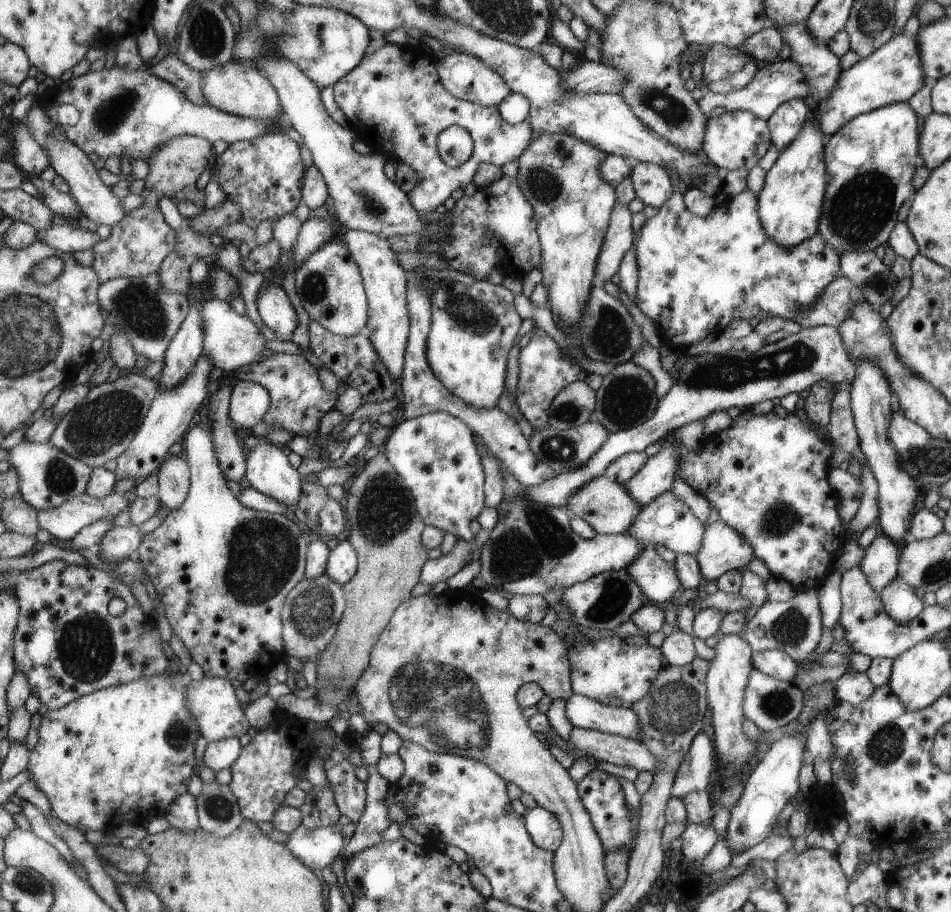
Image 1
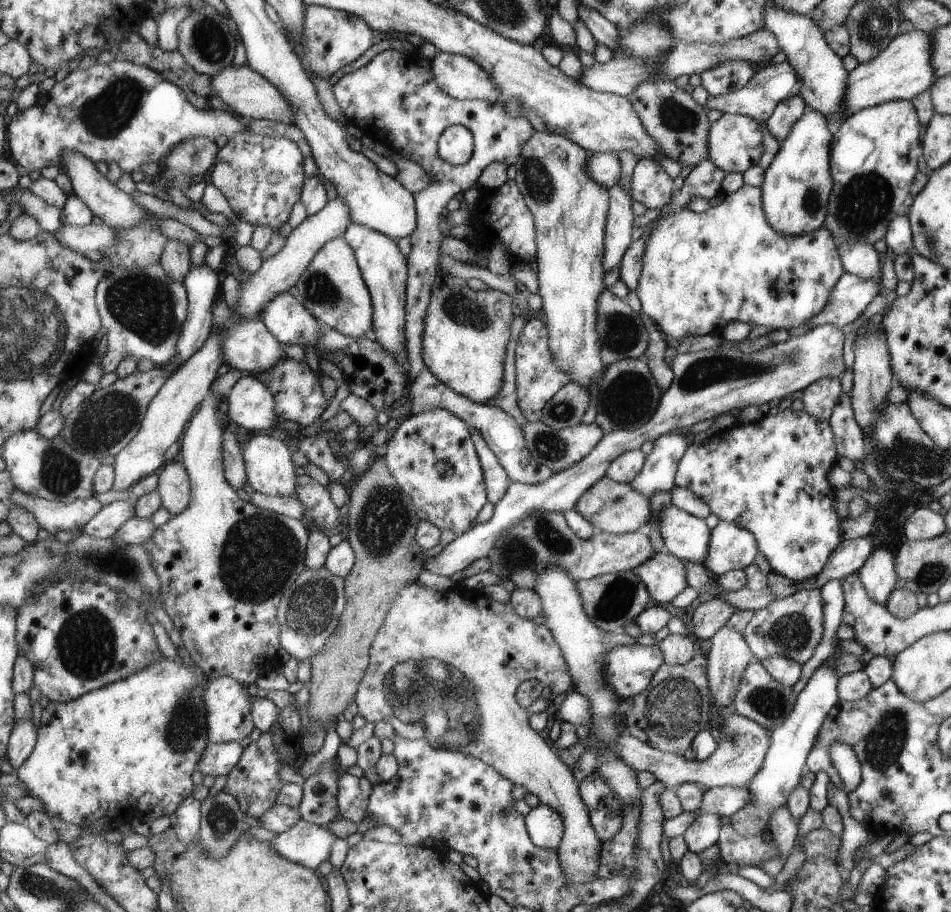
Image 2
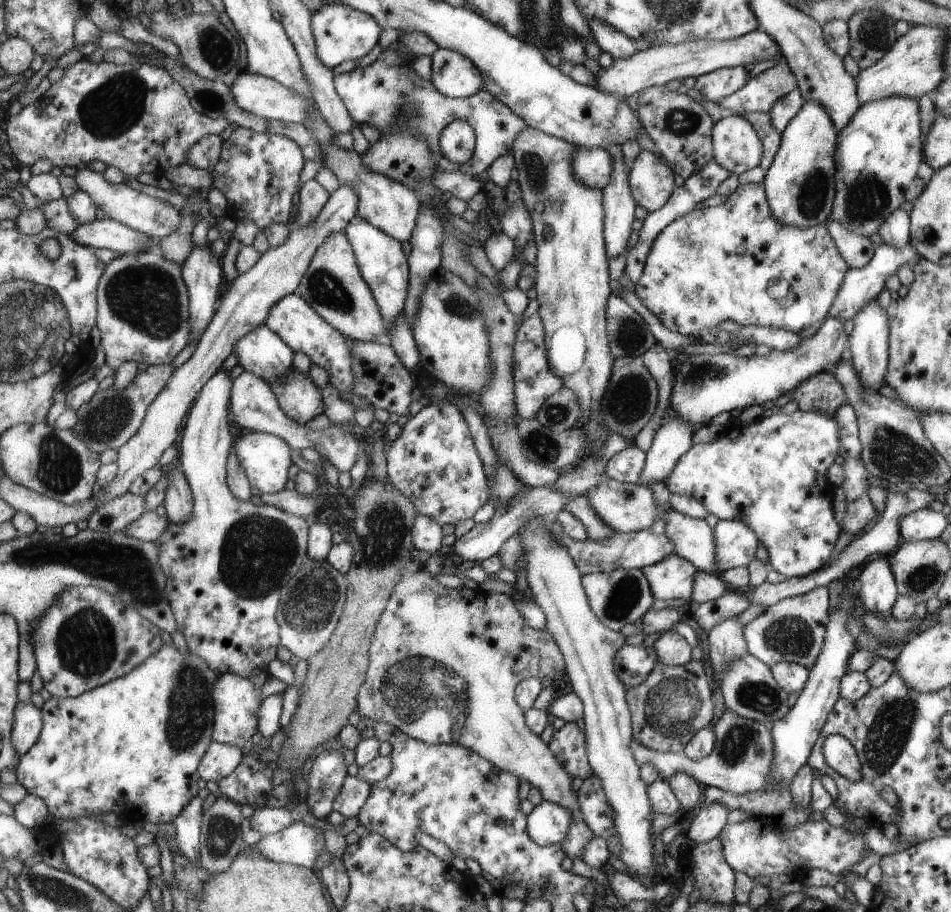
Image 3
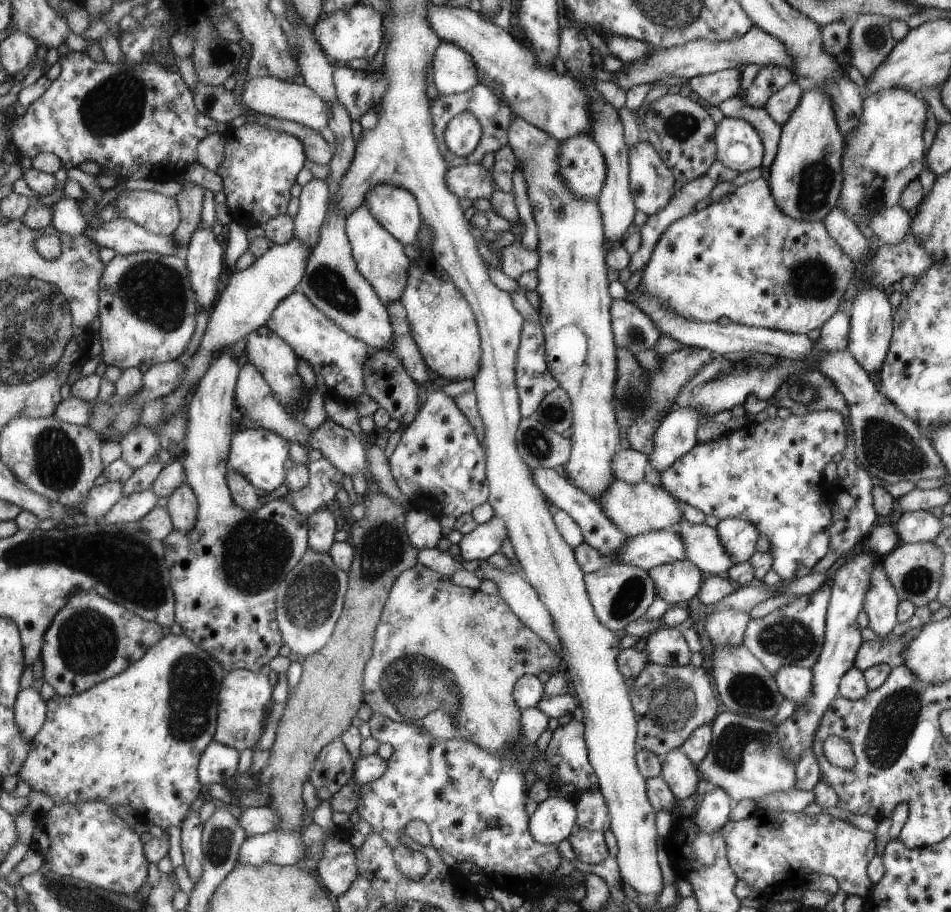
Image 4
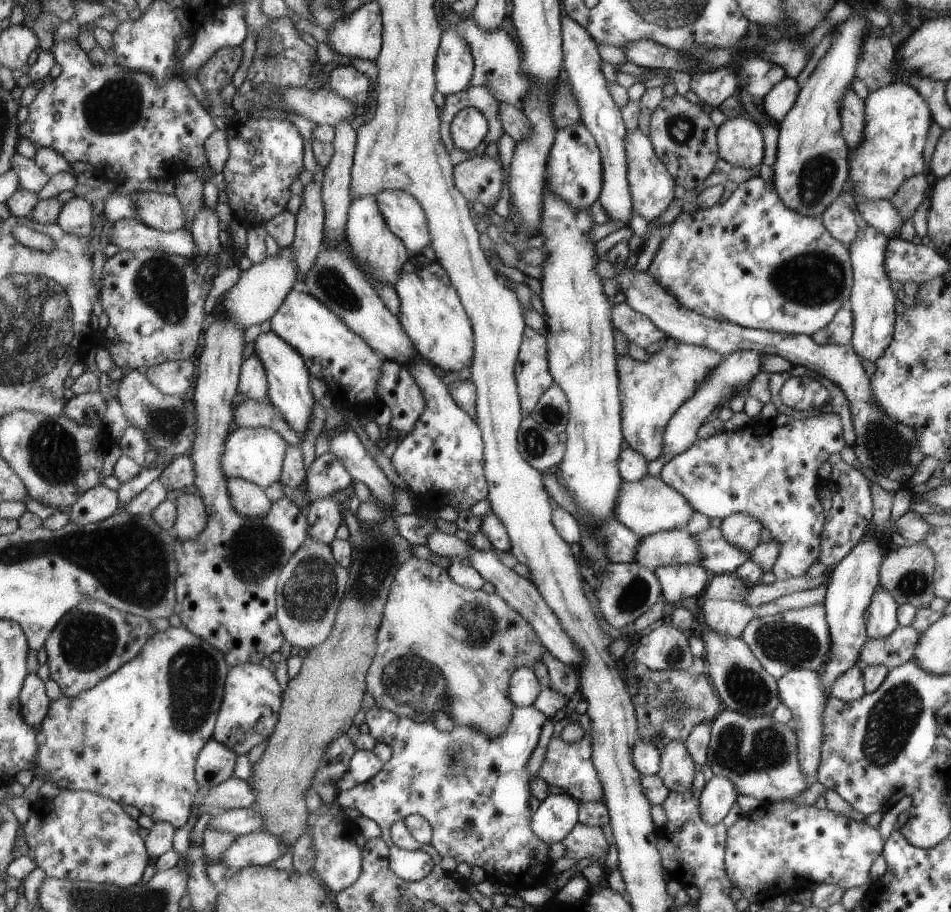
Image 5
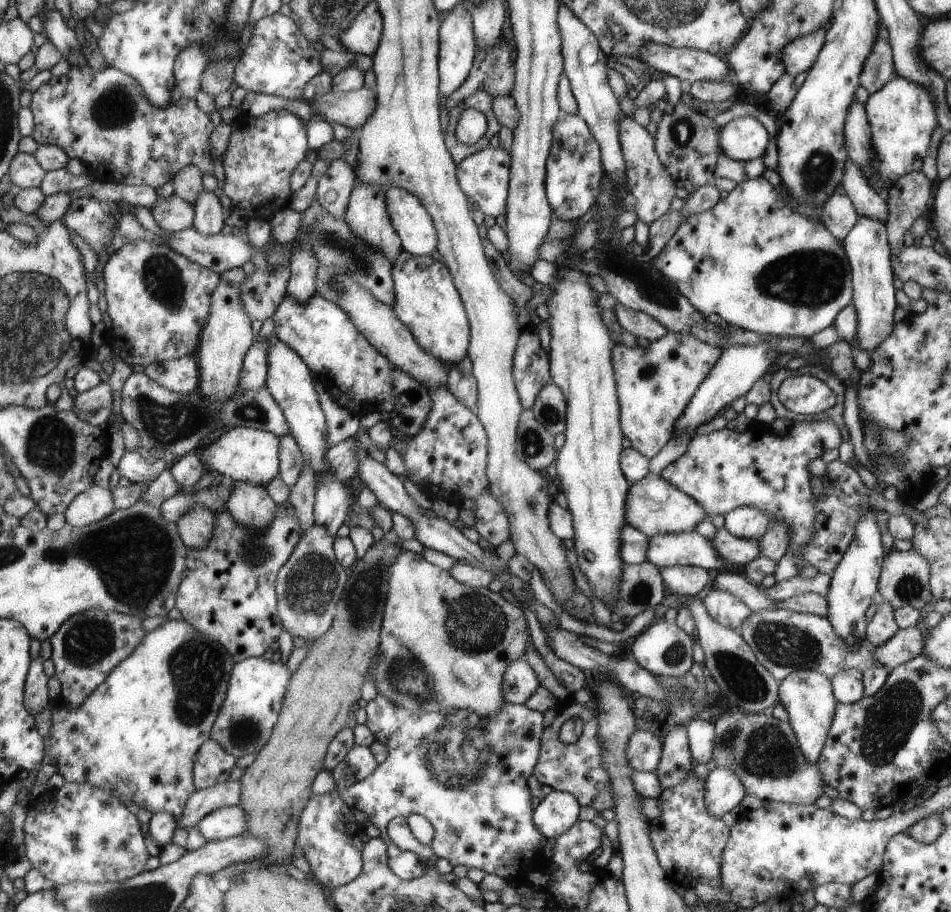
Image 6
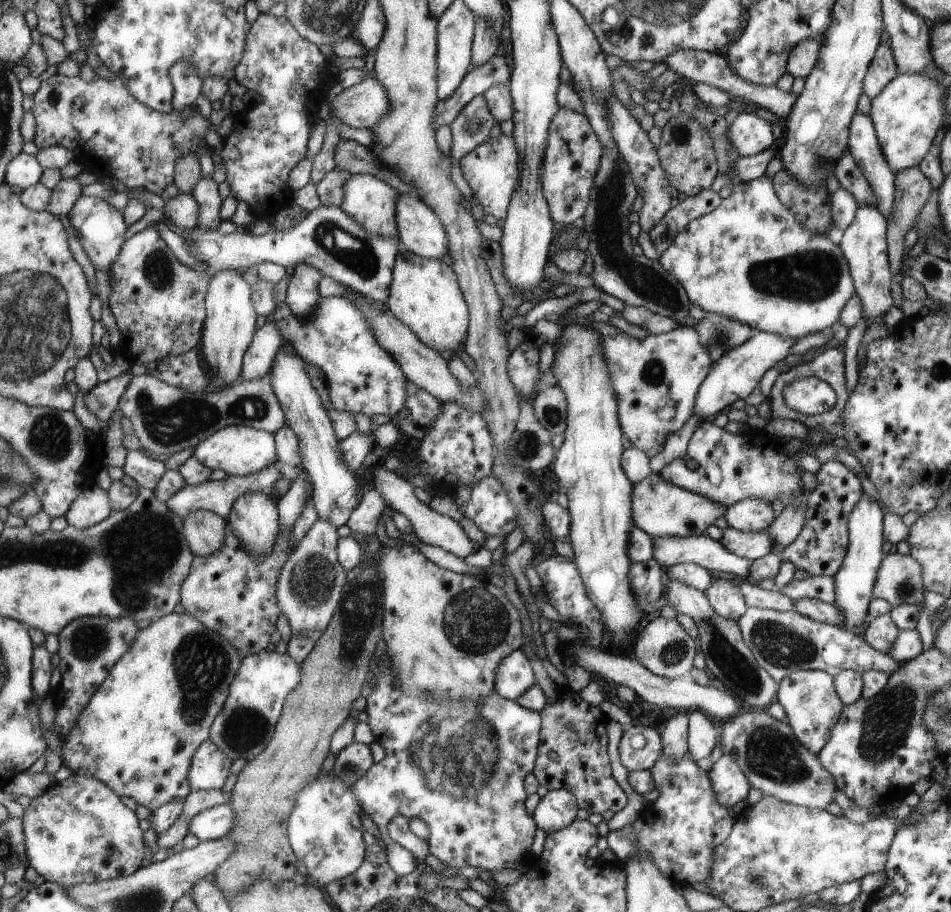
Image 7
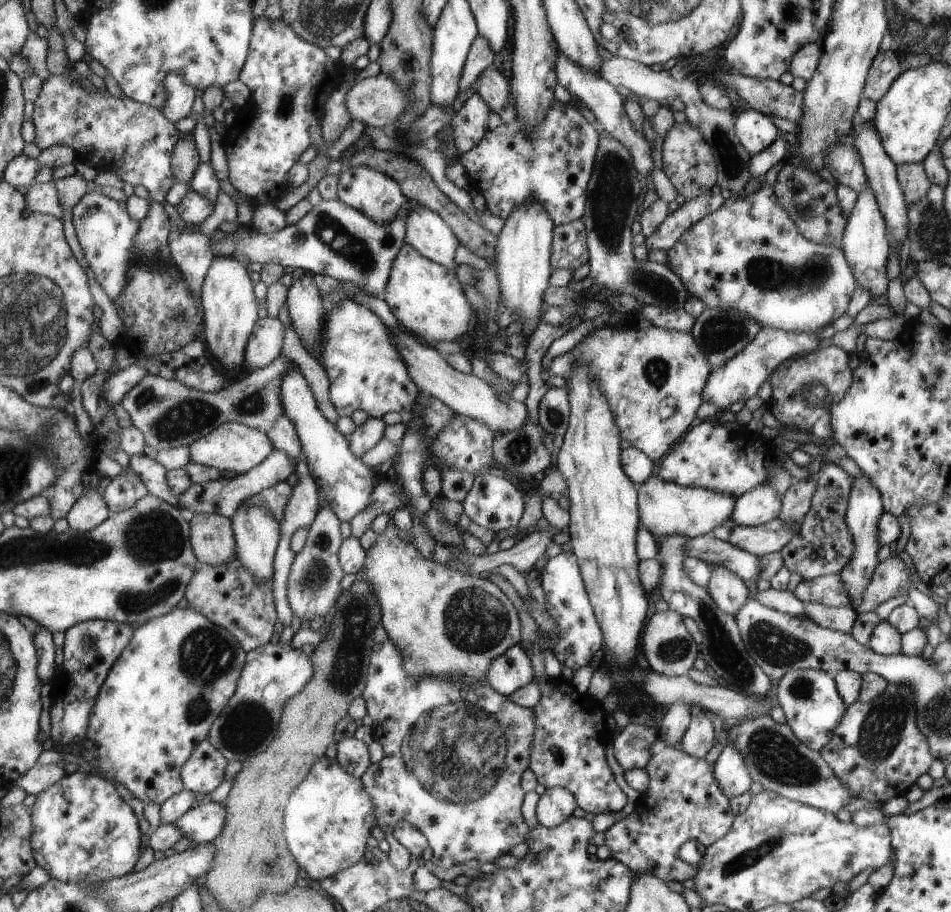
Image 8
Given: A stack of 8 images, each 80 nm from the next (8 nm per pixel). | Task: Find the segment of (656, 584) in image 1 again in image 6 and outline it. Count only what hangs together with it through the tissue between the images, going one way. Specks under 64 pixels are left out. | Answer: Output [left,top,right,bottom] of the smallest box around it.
[658,565,712,596]

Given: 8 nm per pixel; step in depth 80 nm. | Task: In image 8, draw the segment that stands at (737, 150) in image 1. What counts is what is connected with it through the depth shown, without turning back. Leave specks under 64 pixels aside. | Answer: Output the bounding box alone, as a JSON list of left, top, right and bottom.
[734,108,777,155]

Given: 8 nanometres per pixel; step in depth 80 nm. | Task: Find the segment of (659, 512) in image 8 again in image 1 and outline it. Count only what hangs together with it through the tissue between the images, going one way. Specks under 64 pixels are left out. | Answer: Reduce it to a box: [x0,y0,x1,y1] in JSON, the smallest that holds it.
[565,475,641,535]

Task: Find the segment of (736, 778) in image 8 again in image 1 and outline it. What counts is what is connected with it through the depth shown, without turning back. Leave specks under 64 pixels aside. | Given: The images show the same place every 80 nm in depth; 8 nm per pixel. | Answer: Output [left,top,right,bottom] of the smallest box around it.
[680,823,719,861]

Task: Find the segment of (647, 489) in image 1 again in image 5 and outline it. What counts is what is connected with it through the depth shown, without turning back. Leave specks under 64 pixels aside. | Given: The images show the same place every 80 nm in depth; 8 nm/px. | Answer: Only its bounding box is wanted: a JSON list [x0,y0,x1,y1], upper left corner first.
[660,350,761,461]

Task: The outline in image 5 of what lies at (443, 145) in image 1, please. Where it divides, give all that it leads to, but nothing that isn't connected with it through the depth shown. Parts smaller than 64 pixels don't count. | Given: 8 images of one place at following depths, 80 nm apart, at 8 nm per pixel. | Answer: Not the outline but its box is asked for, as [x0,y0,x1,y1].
[449,107,487,152]

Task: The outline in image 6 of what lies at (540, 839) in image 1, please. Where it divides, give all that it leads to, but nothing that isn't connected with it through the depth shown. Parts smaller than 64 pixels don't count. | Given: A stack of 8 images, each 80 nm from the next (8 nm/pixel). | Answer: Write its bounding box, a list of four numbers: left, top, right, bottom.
[533,790,579,840]

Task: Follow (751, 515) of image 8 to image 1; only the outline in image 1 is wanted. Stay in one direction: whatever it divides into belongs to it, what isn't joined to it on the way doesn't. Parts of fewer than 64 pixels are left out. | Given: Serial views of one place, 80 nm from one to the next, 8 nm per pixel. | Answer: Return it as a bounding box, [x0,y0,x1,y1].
[694,519,754,582]

